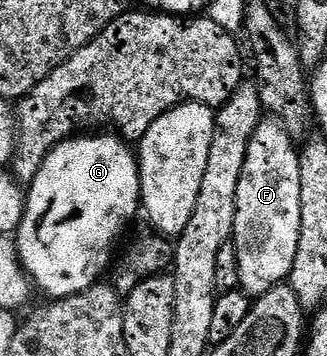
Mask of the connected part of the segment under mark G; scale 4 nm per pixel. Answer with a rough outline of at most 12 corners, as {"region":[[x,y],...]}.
{"region":[[71,136],[26,191],[27,278],[84,294],[140,213],[136,151]]}

